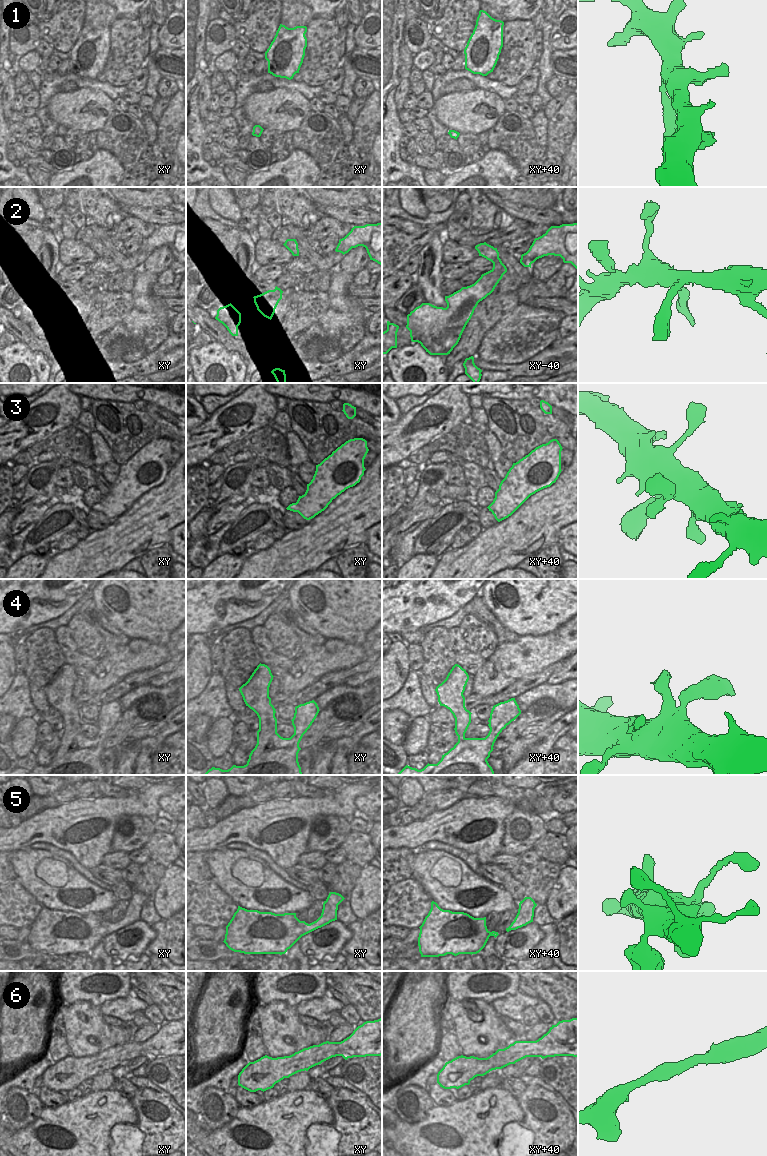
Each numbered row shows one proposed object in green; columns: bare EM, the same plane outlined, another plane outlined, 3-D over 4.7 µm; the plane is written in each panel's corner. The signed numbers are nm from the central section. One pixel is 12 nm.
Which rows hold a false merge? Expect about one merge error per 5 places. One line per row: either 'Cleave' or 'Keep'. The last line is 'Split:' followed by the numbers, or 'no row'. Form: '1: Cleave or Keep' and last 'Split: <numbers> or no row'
1: Keep
2: Keep
3: Keep
4: Keep
5: Keep
6: Keep
Split: no row

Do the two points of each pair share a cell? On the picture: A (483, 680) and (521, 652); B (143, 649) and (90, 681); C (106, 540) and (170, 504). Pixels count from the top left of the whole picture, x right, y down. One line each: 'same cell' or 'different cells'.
A: same cell
B: same cell
C: same cell

